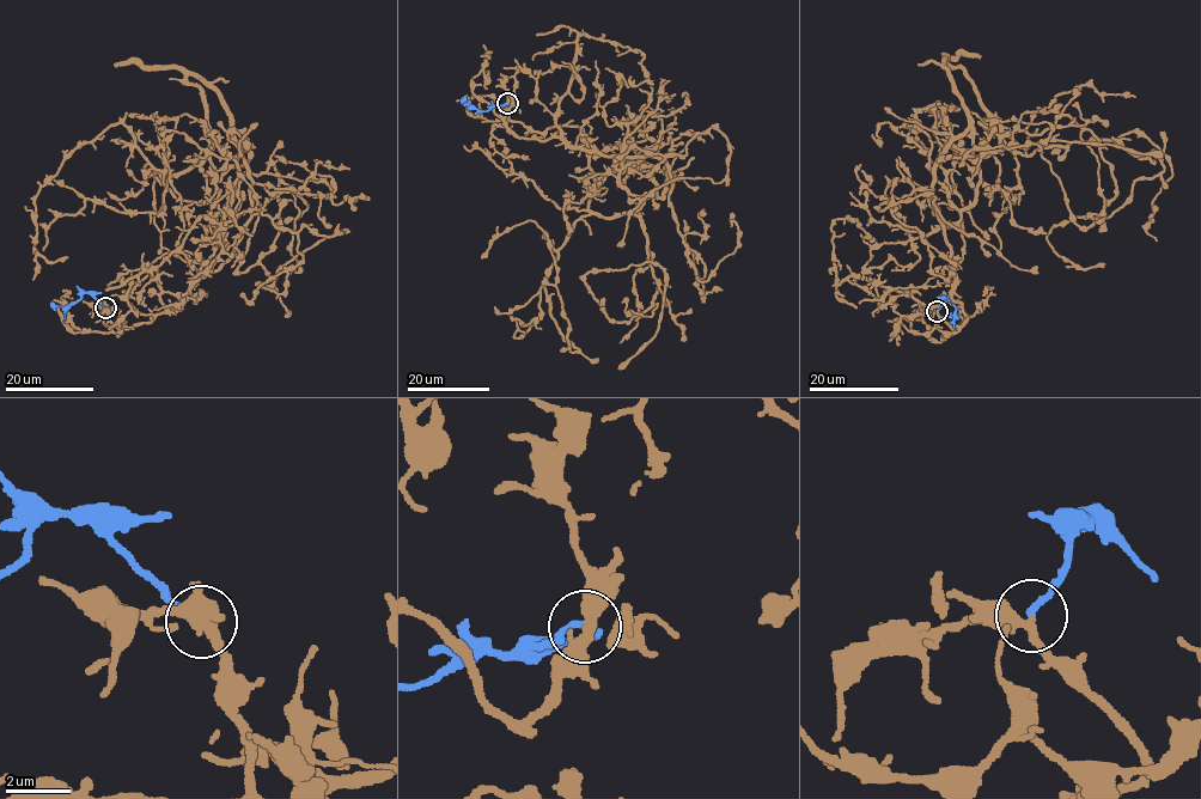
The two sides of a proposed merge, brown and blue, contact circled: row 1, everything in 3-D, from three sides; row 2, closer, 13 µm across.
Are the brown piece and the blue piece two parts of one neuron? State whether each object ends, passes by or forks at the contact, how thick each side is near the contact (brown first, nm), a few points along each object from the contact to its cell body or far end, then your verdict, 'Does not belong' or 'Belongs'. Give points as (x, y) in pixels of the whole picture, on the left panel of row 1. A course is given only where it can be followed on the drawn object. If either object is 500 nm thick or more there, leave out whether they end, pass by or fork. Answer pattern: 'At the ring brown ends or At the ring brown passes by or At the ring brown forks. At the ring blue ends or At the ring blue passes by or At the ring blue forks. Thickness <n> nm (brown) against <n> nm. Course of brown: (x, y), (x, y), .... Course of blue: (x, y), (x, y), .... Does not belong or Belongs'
At the ring brown passes by. At the ring blue ends. Thickness 320 nm (brown) against 200 nm. Course of brown: (105, 307), (169, 311), (250, 217), (187, 77), (217, 181), (280, 180), (237, 270), (288, 189), (285, 223). Course of blue: (105, 307), (86, 292), (73, 303), (52, 304). Belongs

